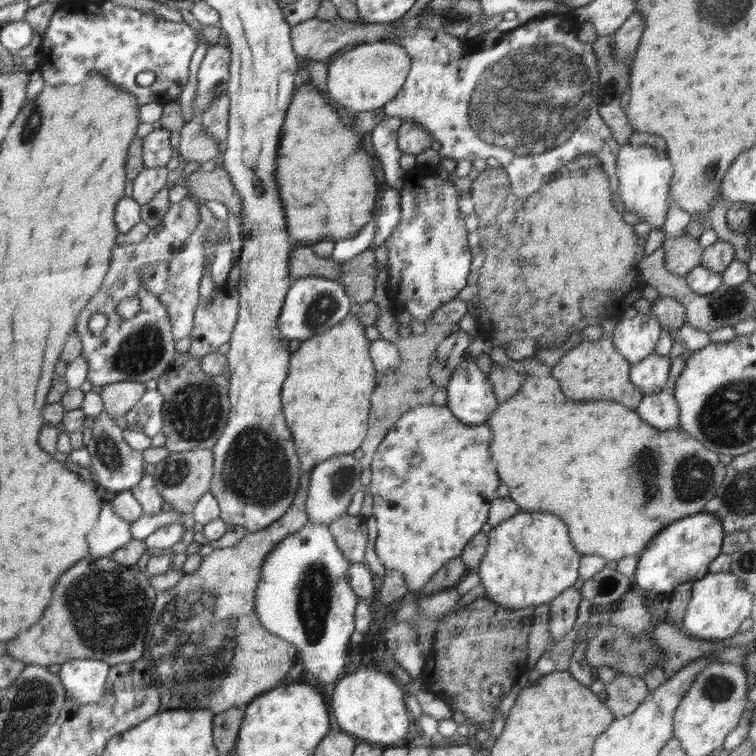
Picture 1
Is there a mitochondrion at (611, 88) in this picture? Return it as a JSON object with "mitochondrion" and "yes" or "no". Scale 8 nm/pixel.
{"mitochondrion":"yes"}

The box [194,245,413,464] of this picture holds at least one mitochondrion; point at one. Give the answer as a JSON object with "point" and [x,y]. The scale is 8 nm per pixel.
{"point":[320,311]}

